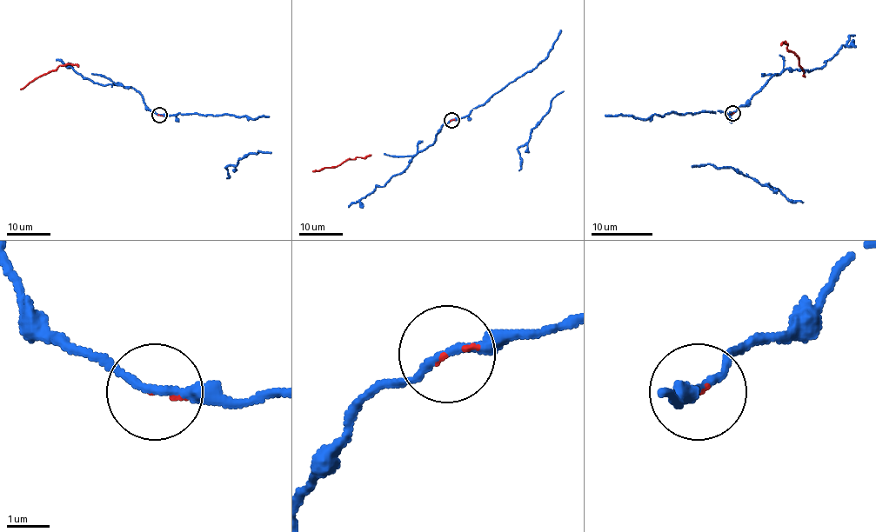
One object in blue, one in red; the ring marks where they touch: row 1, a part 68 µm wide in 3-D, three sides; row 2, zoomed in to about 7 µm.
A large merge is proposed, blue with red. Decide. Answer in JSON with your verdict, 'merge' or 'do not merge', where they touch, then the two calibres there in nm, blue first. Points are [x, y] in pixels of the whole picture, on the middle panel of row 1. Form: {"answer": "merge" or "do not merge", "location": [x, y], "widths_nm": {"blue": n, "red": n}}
{"answer": "merge", "location": [451, 120], "widths_nm": {"blue": 190, "red": 80}}

